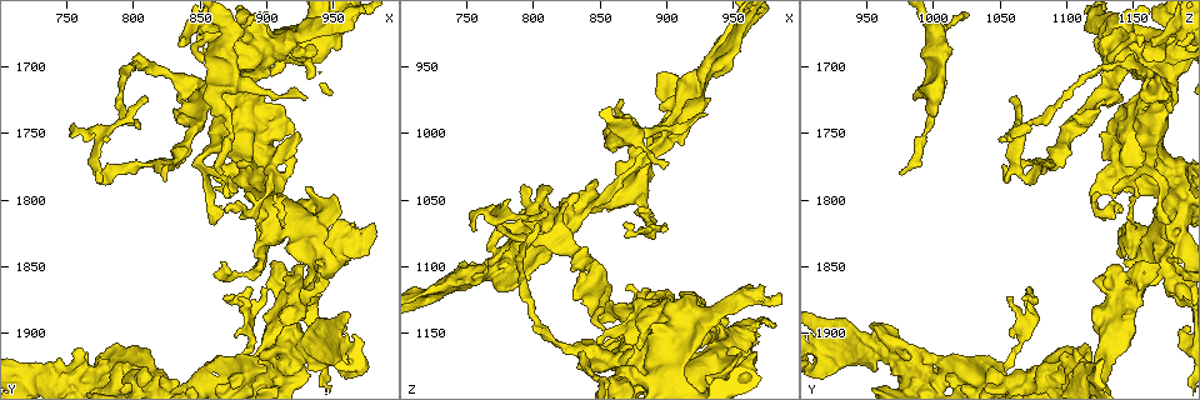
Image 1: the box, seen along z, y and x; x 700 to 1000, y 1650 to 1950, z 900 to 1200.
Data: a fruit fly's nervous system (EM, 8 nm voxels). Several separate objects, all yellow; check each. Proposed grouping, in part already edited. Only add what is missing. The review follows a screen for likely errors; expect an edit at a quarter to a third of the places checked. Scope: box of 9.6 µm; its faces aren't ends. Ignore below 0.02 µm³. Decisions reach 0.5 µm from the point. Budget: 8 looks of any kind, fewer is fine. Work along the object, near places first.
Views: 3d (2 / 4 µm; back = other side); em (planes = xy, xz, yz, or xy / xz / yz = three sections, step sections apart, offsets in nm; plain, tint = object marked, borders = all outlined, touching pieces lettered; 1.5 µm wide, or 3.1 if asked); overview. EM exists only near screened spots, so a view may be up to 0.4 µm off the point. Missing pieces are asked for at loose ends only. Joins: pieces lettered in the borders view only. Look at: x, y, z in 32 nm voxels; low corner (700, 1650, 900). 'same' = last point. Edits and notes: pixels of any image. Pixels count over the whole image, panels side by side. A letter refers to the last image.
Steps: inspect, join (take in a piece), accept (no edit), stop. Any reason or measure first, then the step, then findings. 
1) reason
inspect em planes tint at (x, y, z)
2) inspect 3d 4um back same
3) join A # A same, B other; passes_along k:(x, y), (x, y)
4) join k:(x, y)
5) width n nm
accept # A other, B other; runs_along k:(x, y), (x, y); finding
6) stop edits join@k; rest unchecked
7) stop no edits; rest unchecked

free end
inspect 3d 4um at (872, 1796, 1152)

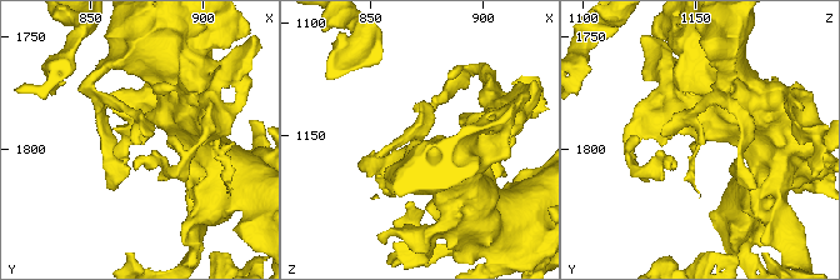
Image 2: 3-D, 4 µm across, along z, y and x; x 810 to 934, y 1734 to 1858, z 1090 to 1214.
inspect em planes borders at (872, 1798, 1151)

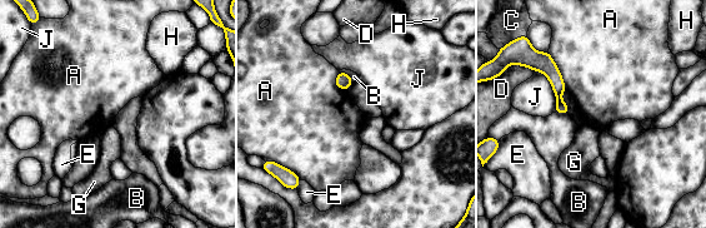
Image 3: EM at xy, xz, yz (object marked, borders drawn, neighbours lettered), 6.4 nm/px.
width 80 nm
accept # A other, B other, C other, D other, E other, G other, H other, J other; border 3:(535, 70), (550, 83), (555, 112); no lettered piece goes on from it

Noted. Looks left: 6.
thin end
inspect em xz step 8 borders at (824, 1774, 1052)

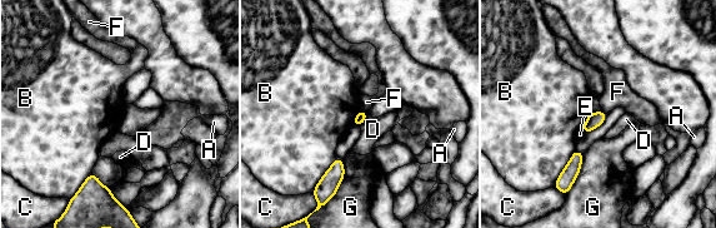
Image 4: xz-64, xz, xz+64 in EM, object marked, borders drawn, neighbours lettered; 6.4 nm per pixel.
inspect em planes borders same

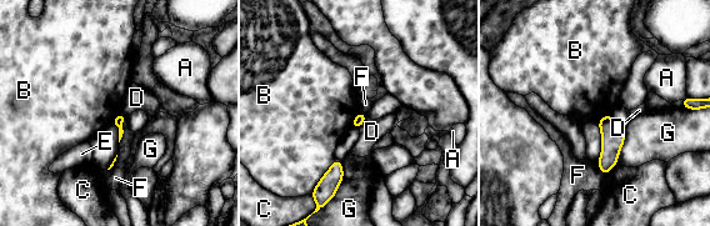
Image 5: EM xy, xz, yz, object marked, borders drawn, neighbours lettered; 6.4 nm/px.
accept # A other, B other, C other, D other, E other, F other, G other; none of them fits

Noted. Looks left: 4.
thin end
inspect 3d 2um at (878, 1904, 1060)

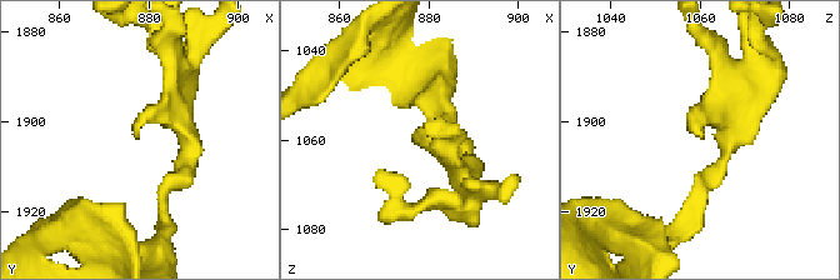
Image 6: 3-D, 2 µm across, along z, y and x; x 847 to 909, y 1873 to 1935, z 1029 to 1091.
arms 3; shape alone is not enough
inspect em planes borders at (878, 1902, 1058)

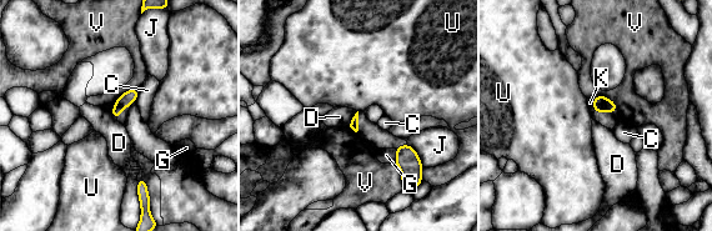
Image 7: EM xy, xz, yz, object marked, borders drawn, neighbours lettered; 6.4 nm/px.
accept # C other, D other, G other, J other, K other, U other, V other; border 7:(136, 181), (136, 195), (140, 201); none of them fits

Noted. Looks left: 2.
stop no edits; rest unchecked

